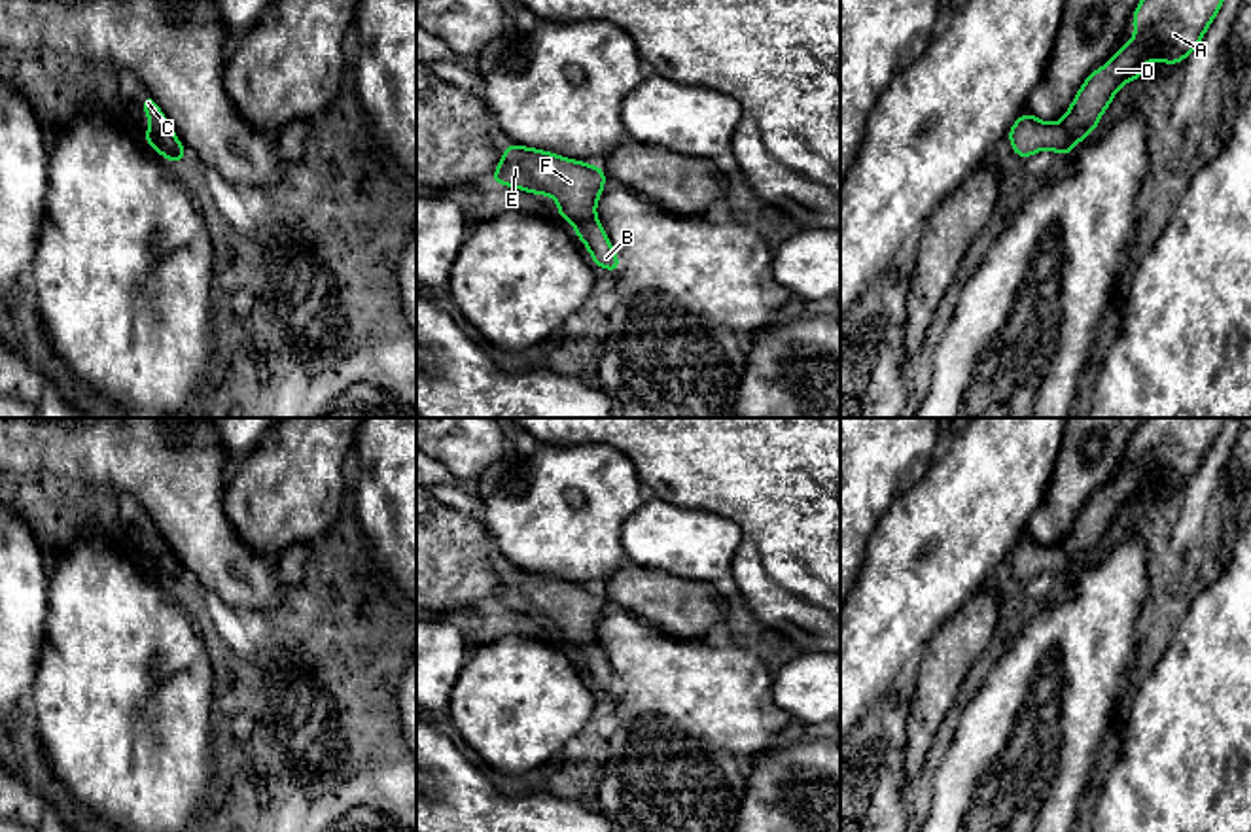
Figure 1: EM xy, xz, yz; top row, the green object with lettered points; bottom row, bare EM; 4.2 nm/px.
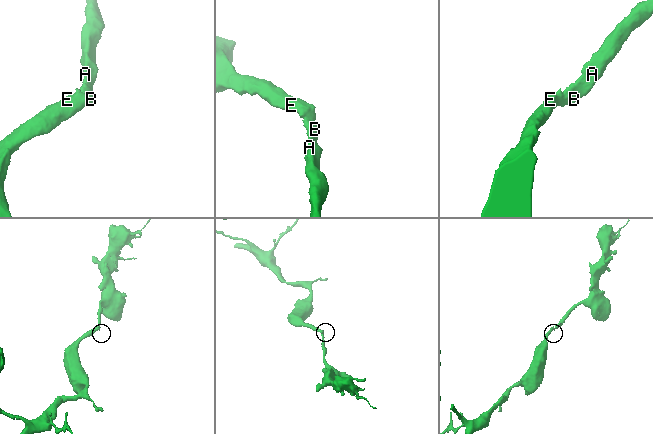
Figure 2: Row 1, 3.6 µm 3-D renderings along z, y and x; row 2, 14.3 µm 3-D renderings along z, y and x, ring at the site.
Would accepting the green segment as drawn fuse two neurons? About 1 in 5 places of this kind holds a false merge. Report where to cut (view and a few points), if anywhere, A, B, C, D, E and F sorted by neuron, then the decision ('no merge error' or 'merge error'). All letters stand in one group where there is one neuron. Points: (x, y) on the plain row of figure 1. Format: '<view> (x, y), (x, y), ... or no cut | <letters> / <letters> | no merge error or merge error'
no cut | A B C D E F | no merge error

